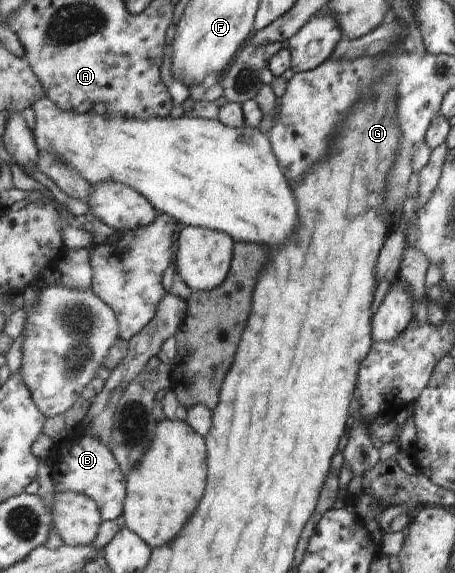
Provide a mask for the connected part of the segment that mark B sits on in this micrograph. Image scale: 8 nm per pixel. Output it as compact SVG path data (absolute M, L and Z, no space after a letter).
M78 425L68 430L67 435L54 444L55 461L51 462L54 493L70 492L88 494L97 500L102 519L115 521L123 511L126 496L126 477L121 471L114 454L97 436L88 433L86 426Z

